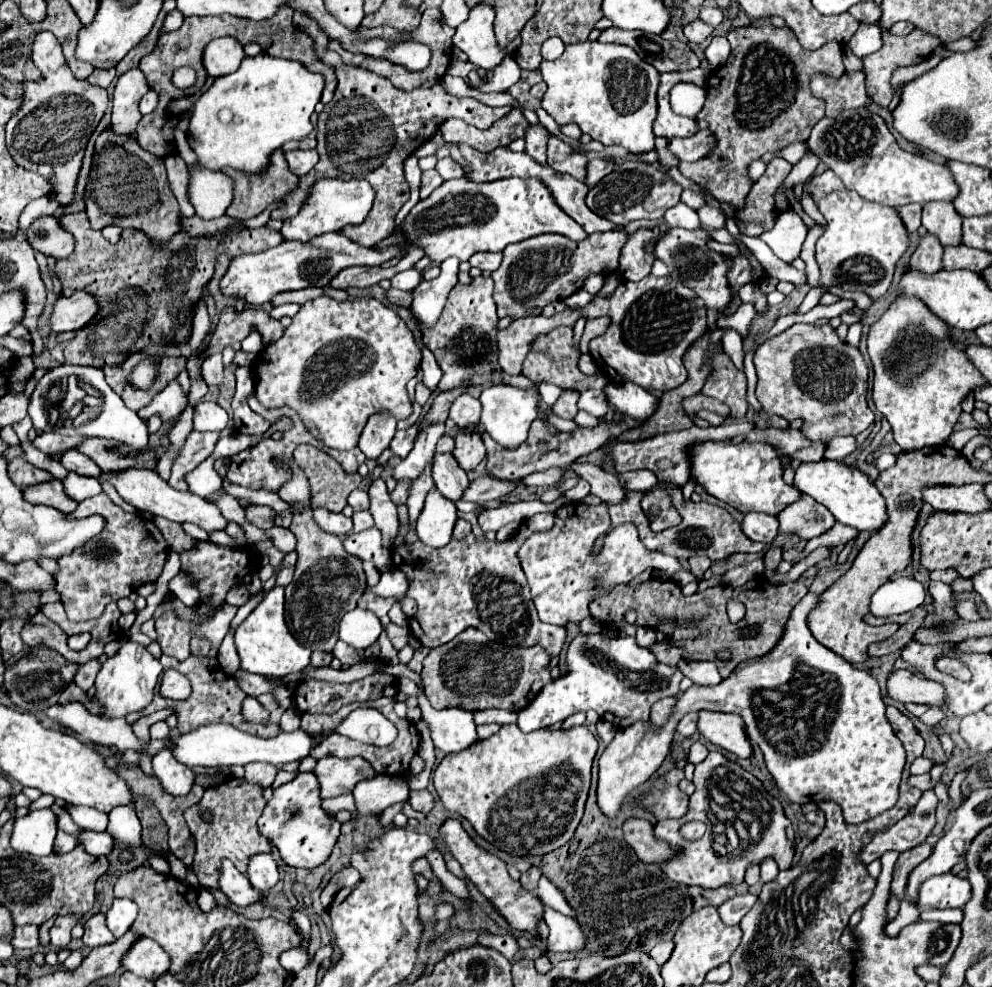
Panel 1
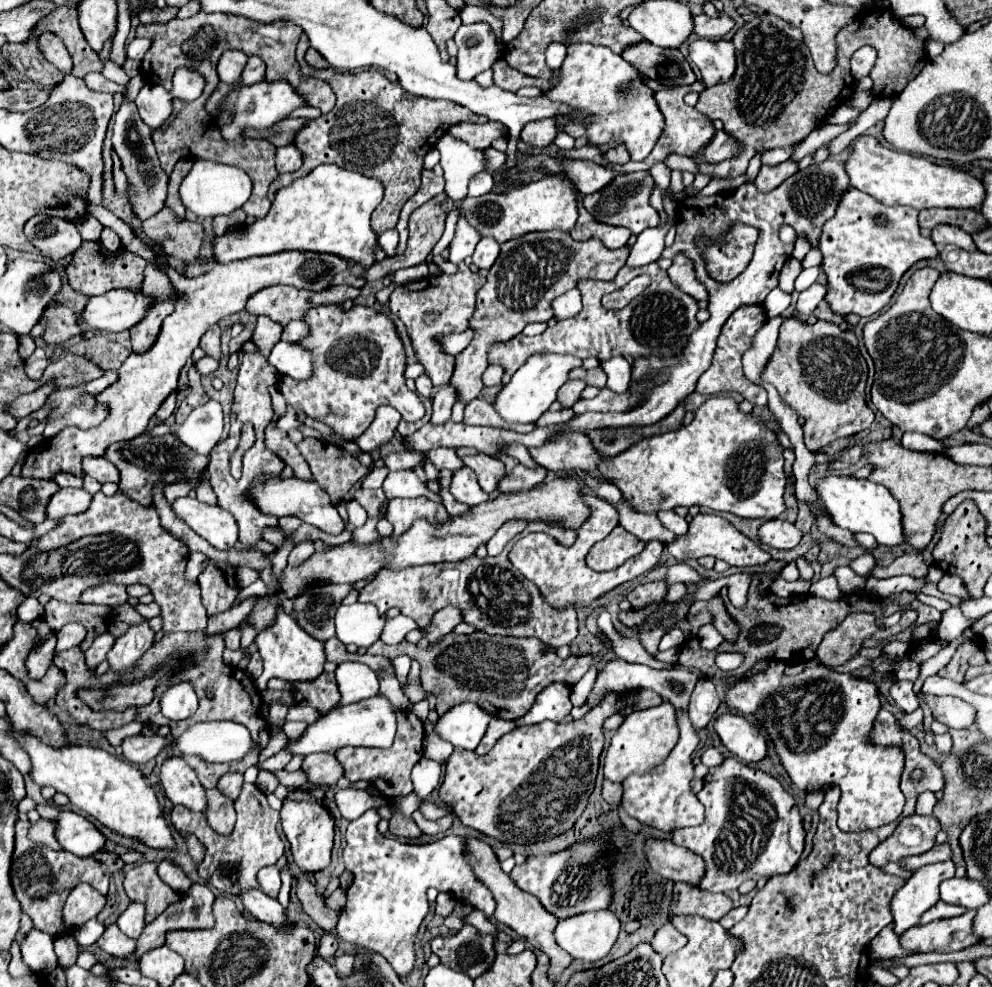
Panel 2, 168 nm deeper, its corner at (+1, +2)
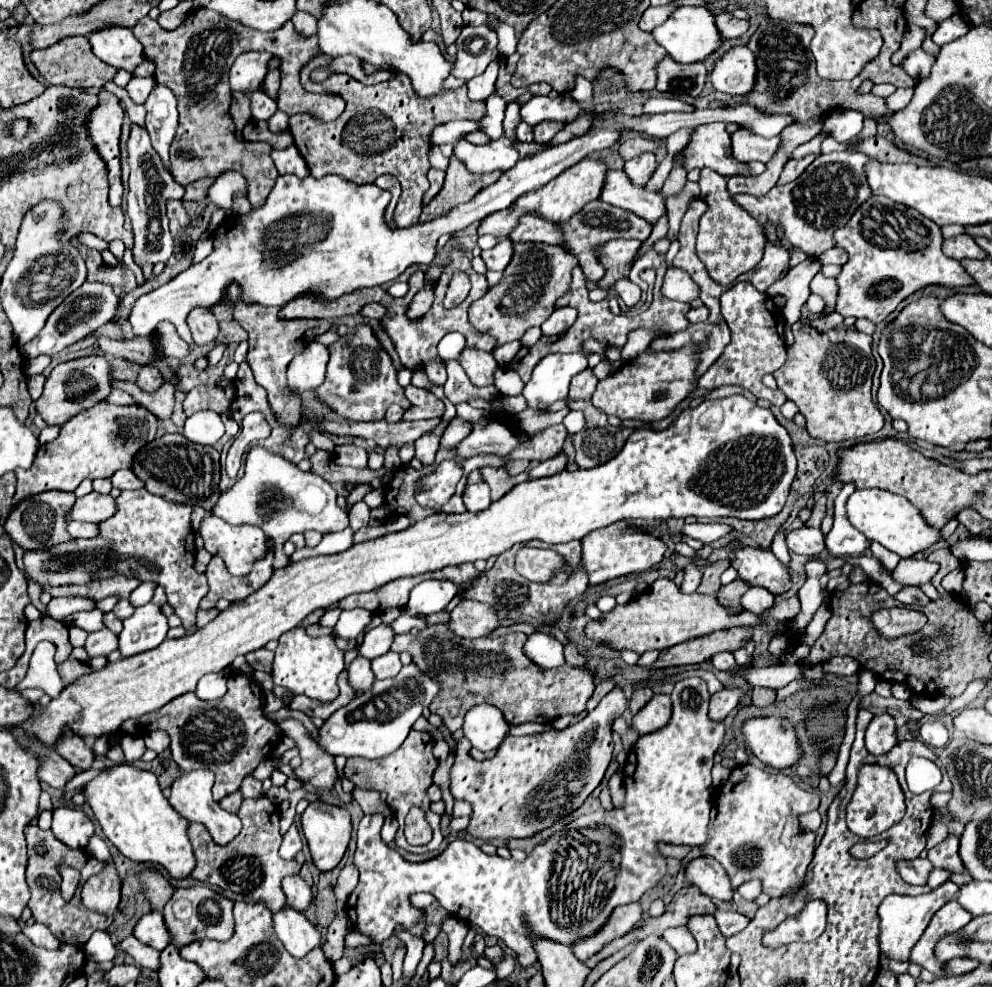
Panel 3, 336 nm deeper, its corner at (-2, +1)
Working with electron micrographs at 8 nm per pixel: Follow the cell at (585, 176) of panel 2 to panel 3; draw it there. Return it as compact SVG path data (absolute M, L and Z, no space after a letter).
M607 171L603 193L599 197L605 203L611 203L621 209L629 209L635 215L655 223L665 213L665 203L659 193L645 191L639 185L631 185L631 179L625 171Z

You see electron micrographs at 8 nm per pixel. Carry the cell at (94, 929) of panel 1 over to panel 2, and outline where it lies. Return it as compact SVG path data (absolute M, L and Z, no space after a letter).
M116 924L108 926L106 932L102 934L102 938L98 940L98 946L116 956L116 958L124 958L124 960L138 960L138 956L134 954L136 952L136 940L128 938L124 932L120 932L120 928Z

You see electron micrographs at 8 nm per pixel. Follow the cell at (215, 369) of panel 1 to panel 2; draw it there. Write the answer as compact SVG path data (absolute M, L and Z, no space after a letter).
M218 324L212 326L212 328L208 328L208 332L200 338L200 348L206 354L210 354L216 360L220 360L220 326Z

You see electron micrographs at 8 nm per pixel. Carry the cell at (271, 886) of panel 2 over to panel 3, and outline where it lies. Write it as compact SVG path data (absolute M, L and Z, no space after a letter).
M291 875L291 877L283 879L283 893L287 897L287 905L297 911L307 909L307 905L313 899L311 887L299 875Z

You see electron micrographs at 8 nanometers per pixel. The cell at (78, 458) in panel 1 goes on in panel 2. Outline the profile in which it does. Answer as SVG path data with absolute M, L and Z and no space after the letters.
M92 458L92 460L84 460L84 472L92 478L96 478L98 482L106 484L106 482L120 482L120 472L118 468L108 462L106 458Z

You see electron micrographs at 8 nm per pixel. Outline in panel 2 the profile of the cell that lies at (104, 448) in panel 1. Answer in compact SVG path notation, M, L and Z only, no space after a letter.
M146 434L146 436L138 436L136 440L112 444L112 448L108 448L106 452L106 460L110 460L120 470L120 490L130 498L136 498L144 506L152 504L152 488L158 482L168 486L184 480L192 488L196 488L208 468L208 456L196 454L192 448L182 444L172 434L166 436Z

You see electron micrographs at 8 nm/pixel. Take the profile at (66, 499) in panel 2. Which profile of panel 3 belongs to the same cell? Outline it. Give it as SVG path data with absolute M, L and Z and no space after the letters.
M95 491L87 493L85 497L79 497L71 509L73 521L91 521L101 523L109 519L115 513L115 501L111 495L99 495Z

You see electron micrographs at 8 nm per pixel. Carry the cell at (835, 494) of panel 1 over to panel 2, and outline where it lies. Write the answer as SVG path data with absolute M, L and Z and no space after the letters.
M826 476L818 480L818 494L822 496L832 520L840 528L848 528L852 532L868 532L882 546L900 546L904 544L904 528L902 528L902 512L898 500L890 494L888 488L874 484L870 480L842 478L842 476Z

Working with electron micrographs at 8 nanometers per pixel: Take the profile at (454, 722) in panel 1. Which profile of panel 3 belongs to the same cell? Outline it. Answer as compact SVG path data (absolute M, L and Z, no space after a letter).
M475 705L465 713L463 733L475 749L495 749L509 733L509 723L497 707Z

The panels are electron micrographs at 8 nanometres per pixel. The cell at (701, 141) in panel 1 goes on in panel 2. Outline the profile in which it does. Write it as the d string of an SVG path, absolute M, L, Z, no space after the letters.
M718 130L716 136L710 140L708 148L704 148L704 152L700 154L700 158L696 158L696 162L724 162L730 160L734 156L738 156L740 152L740 144L734 136L726 134L724 130Z

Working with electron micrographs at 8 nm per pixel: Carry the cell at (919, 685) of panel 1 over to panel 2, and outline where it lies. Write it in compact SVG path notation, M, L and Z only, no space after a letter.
M920 694L920 698L924 698L928 702L928 706L932 708L932 716L936 720L940 720L942 724L946 724L948 728L958 728L958 730L974 728L976 710L968 702L964 702L956 696L926 696L926 694Z

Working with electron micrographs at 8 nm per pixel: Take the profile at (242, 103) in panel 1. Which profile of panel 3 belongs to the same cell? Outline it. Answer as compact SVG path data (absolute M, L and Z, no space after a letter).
M263 91L251 93L251 117L253 119L271 119L275 111L277 111L277 103L267 93Z

